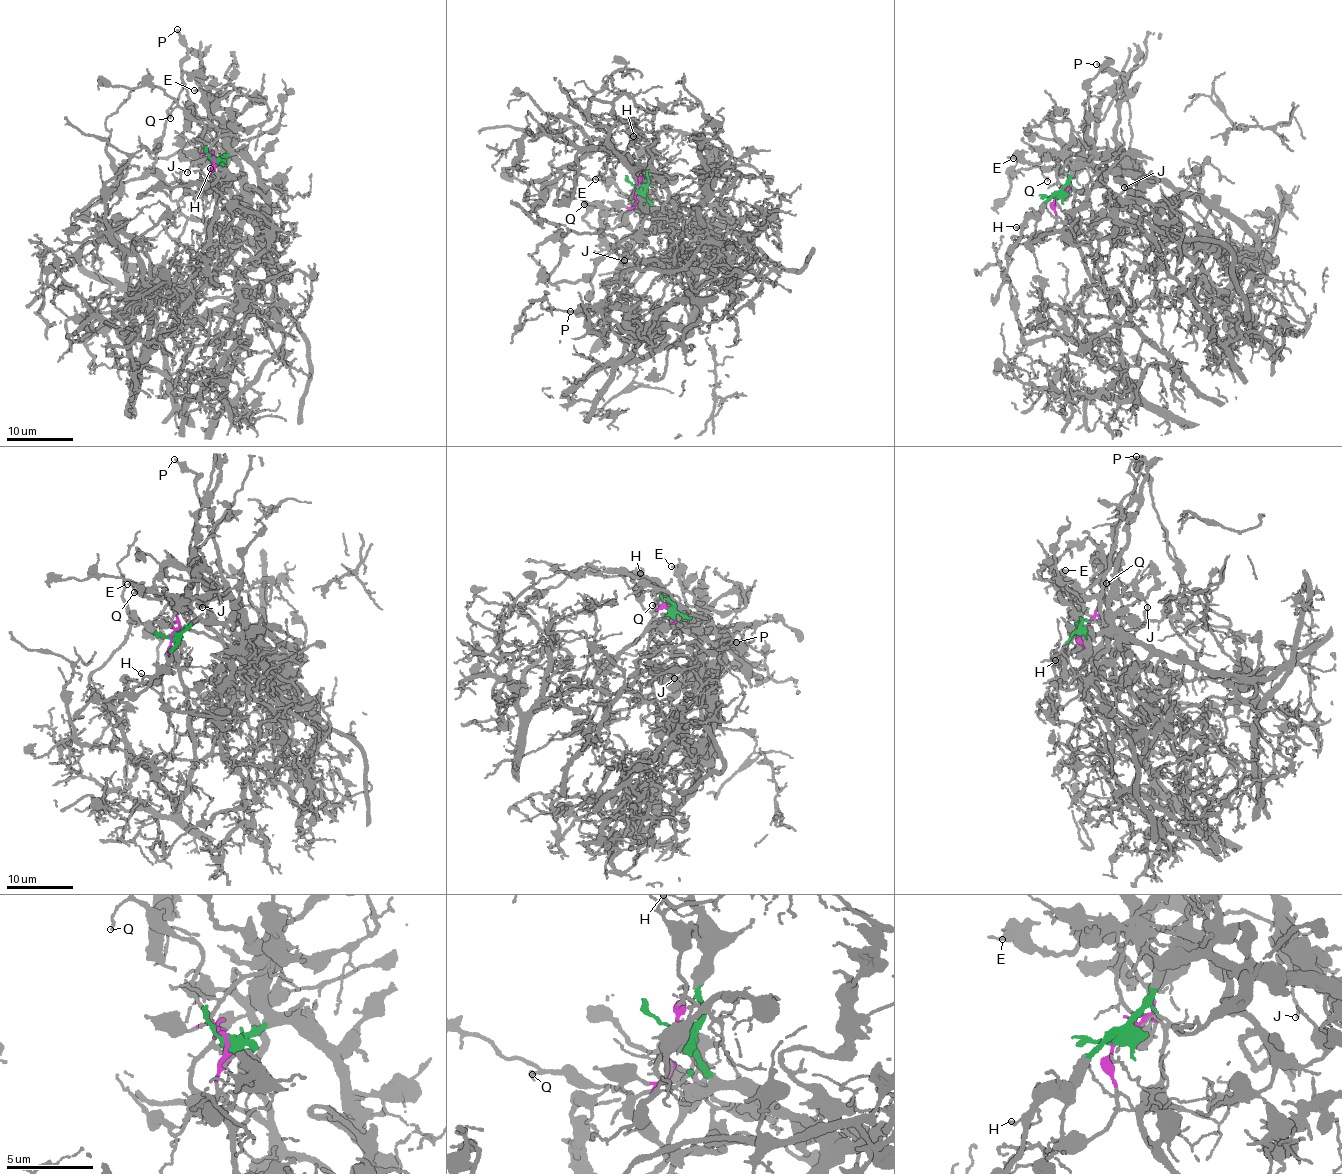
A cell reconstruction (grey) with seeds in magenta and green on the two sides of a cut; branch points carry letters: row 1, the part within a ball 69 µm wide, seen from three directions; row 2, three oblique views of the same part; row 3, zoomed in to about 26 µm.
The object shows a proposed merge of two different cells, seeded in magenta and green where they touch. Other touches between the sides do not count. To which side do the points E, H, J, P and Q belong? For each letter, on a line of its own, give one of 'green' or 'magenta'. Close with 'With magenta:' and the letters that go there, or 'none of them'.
E: green
H: green
J: green
P: magenta
Q: magenta
With magenta: P, Q

